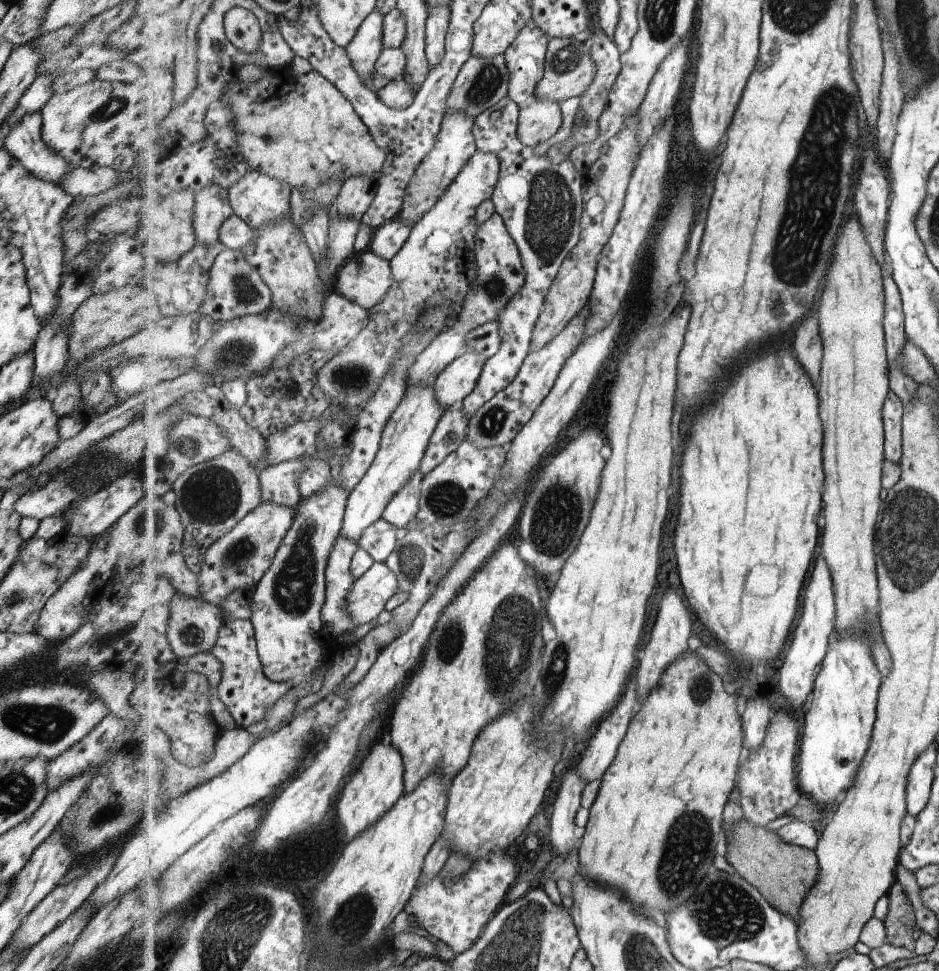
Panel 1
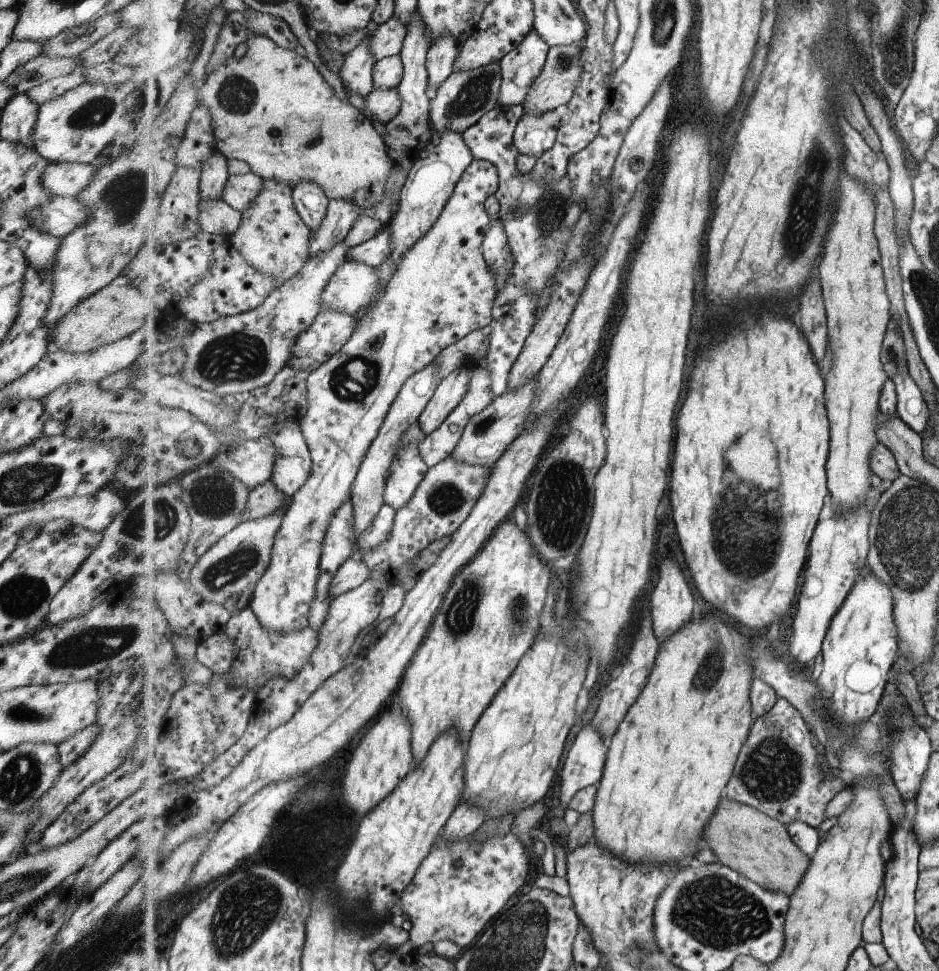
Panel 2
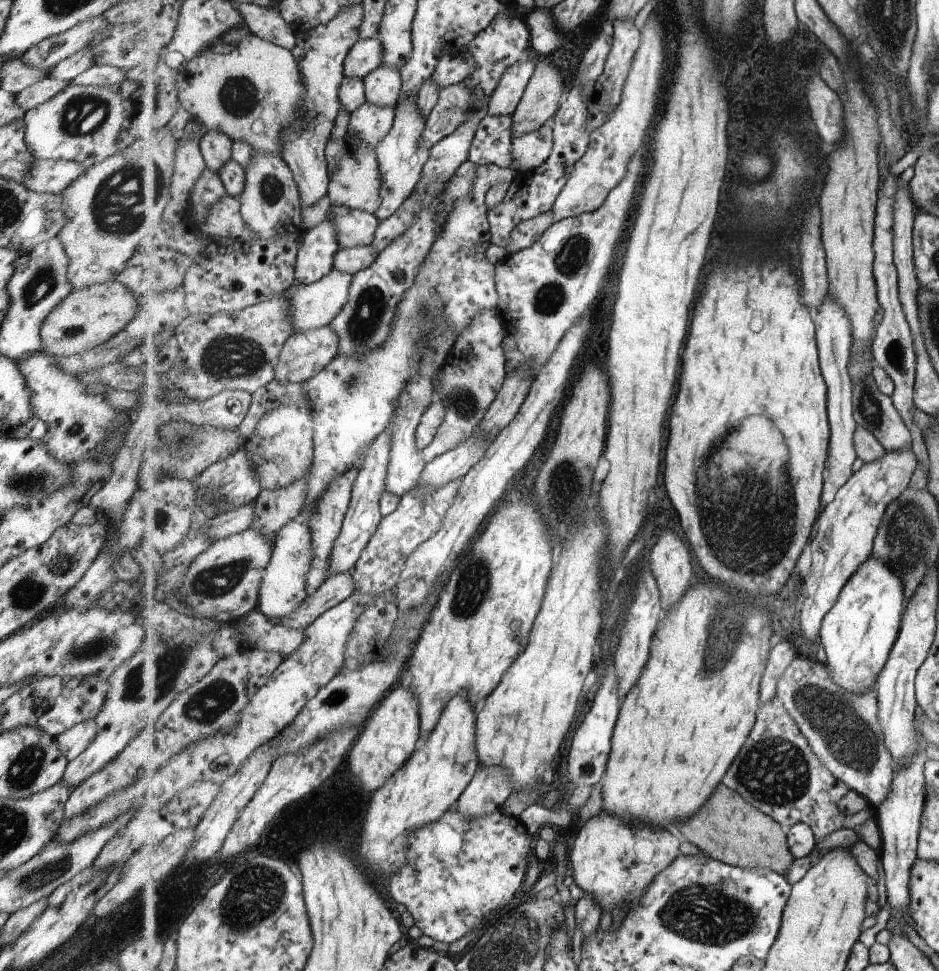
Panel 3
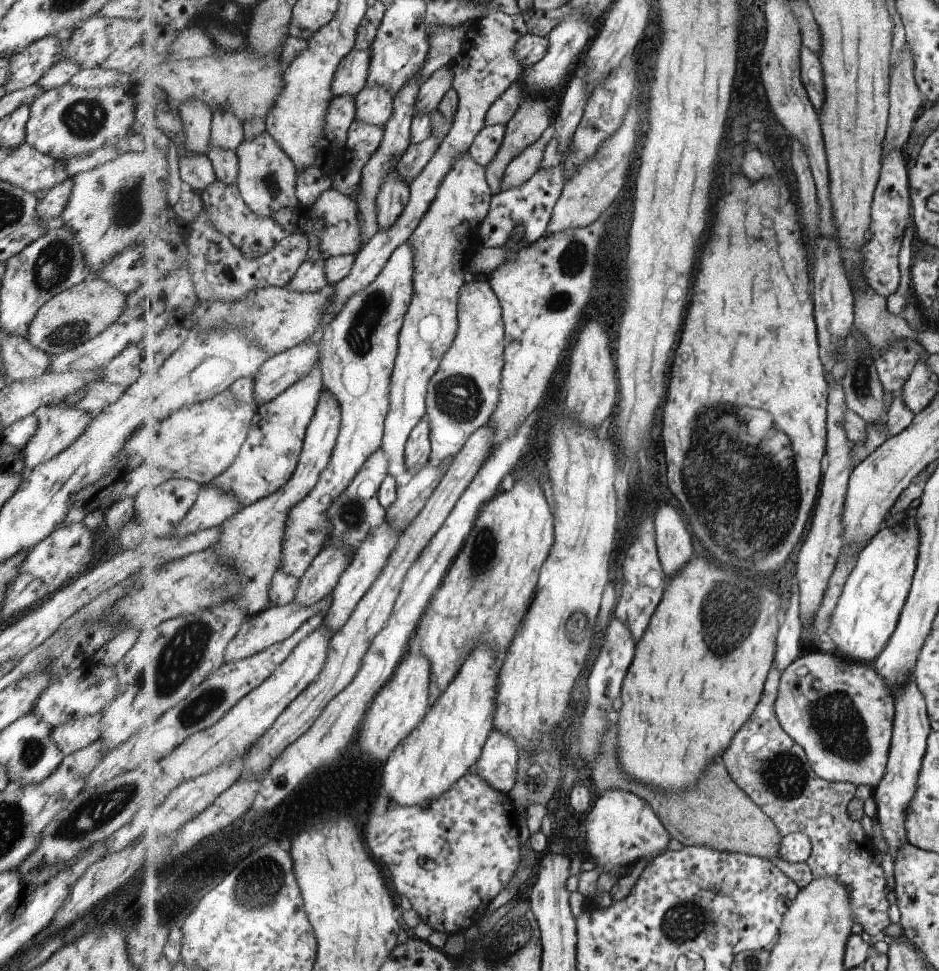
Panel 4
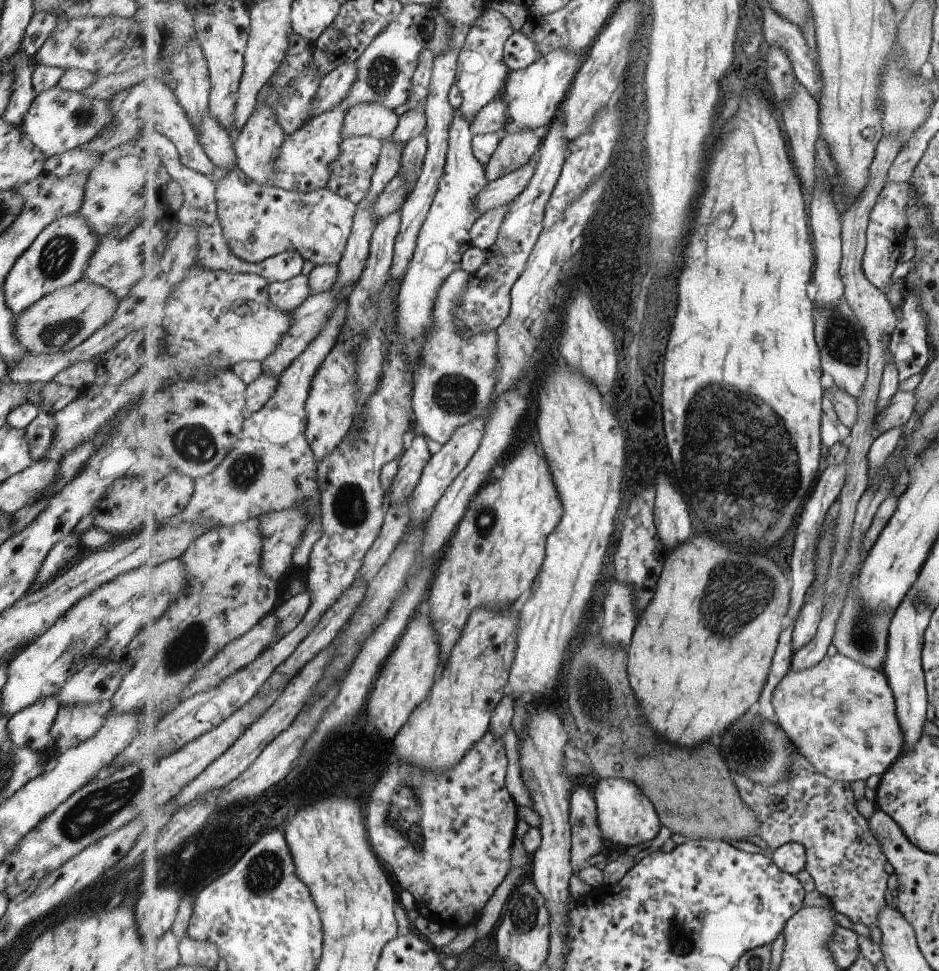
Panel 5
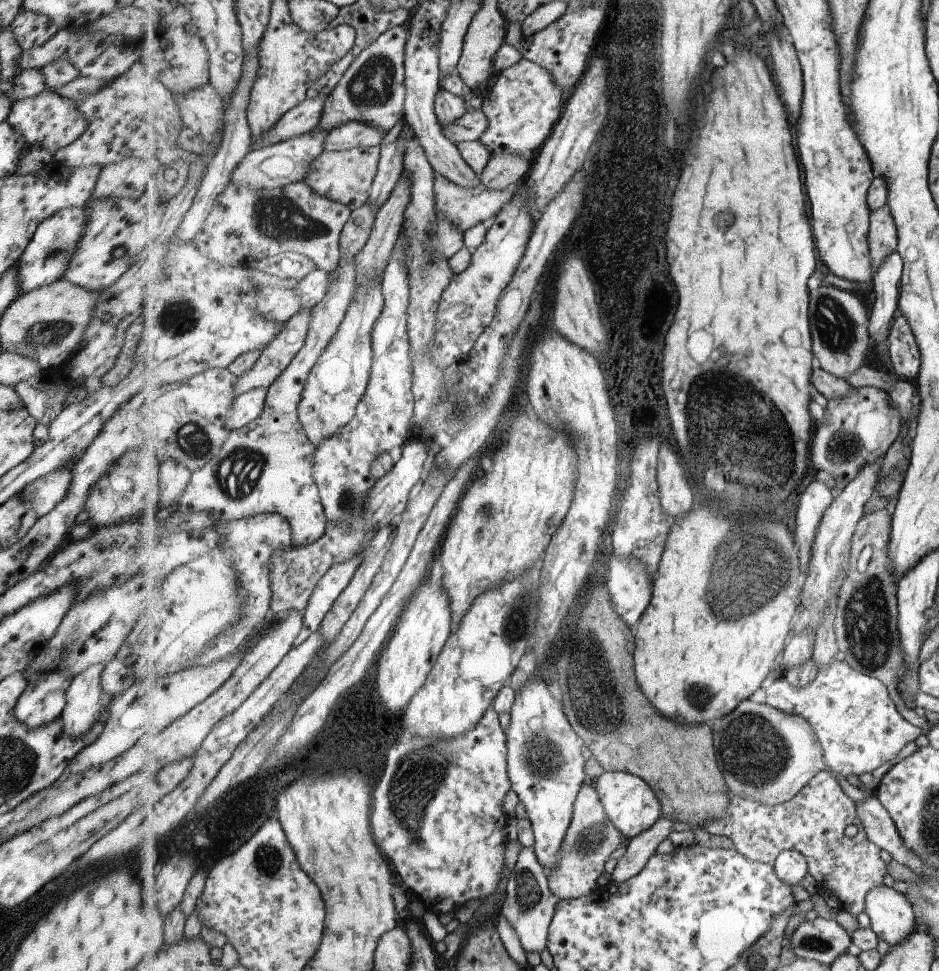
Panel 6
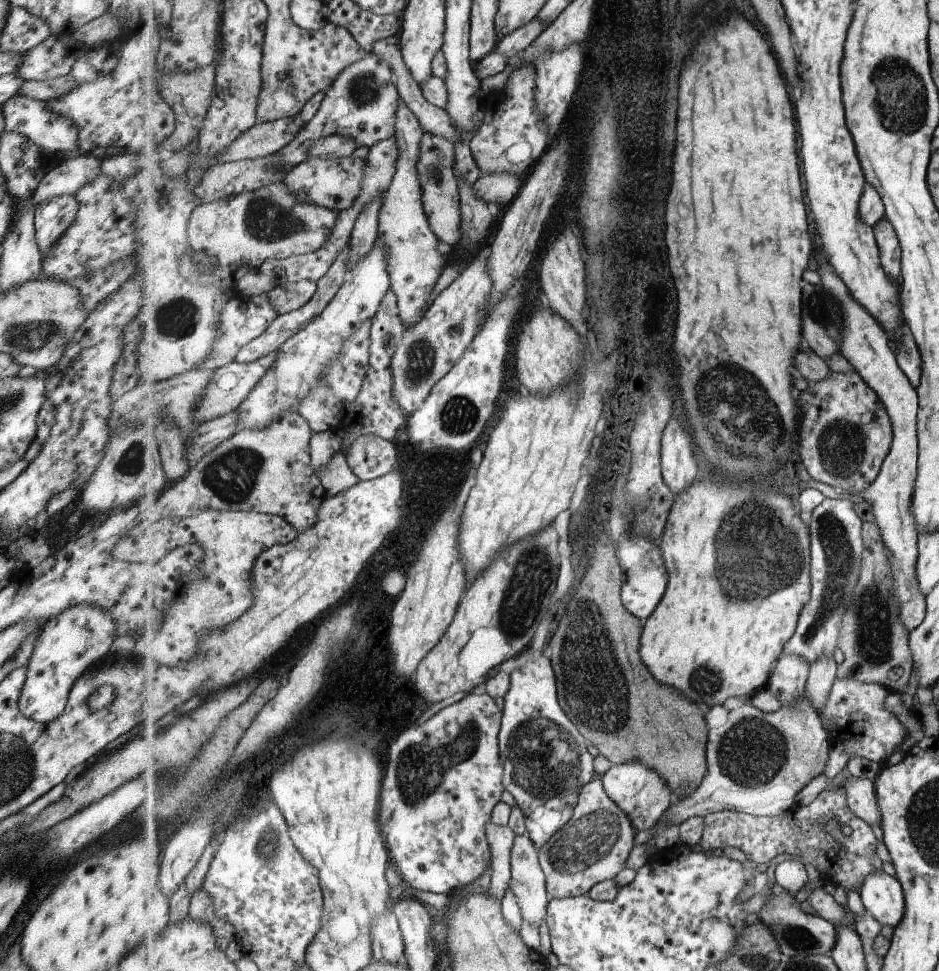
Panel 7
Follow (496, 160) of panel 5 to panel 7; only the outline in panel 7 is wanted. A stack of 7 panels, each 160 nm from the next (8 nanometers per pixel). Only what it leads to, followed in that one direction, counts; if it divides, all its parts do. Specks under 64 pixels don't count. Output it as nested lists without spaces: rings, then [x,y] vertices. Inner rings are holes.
[[[489,172],[483,174],[473,185],[473,192],[489,204],[500,204],[502,211],[519,195],[523,184],[524,177],[519,174]]]

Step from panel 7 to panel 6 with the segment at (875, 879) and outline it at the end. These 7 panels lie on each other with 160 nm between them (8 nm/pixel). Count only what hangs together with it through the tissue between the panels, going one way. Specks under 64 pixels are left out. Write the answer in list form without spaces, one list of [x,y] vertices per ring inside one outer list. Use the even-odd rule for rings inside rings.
[[[885,885],[875,887],[867,896],[865,912],[870,918],[871,928],[890,946],[903,943],[916,930],[914,906],[906,893],[901,894],[895,888]]]

